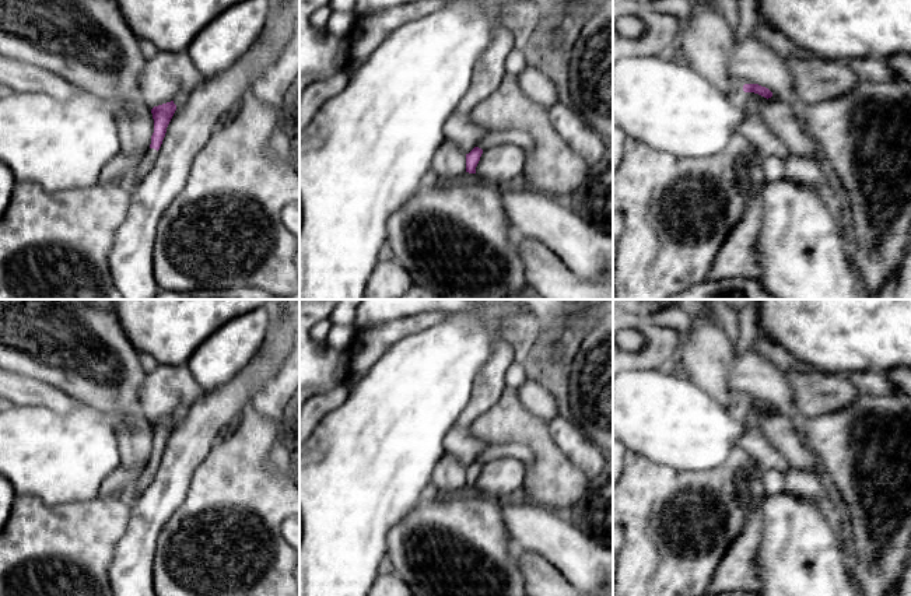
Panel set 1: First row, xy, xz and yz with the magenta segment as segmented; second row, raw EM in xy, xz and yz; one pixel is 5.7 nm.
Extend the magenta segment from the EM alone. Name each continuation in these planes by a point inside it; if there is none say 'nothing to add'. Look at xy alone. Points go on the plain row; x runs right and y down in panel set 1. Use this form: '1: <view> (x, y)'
1: xy (150, 469)

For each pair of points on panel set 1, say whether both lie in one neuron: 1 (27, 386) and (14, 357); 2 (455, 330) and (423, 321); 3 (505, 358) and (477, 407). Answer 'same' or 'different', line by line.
1: different
2: different
3: same

